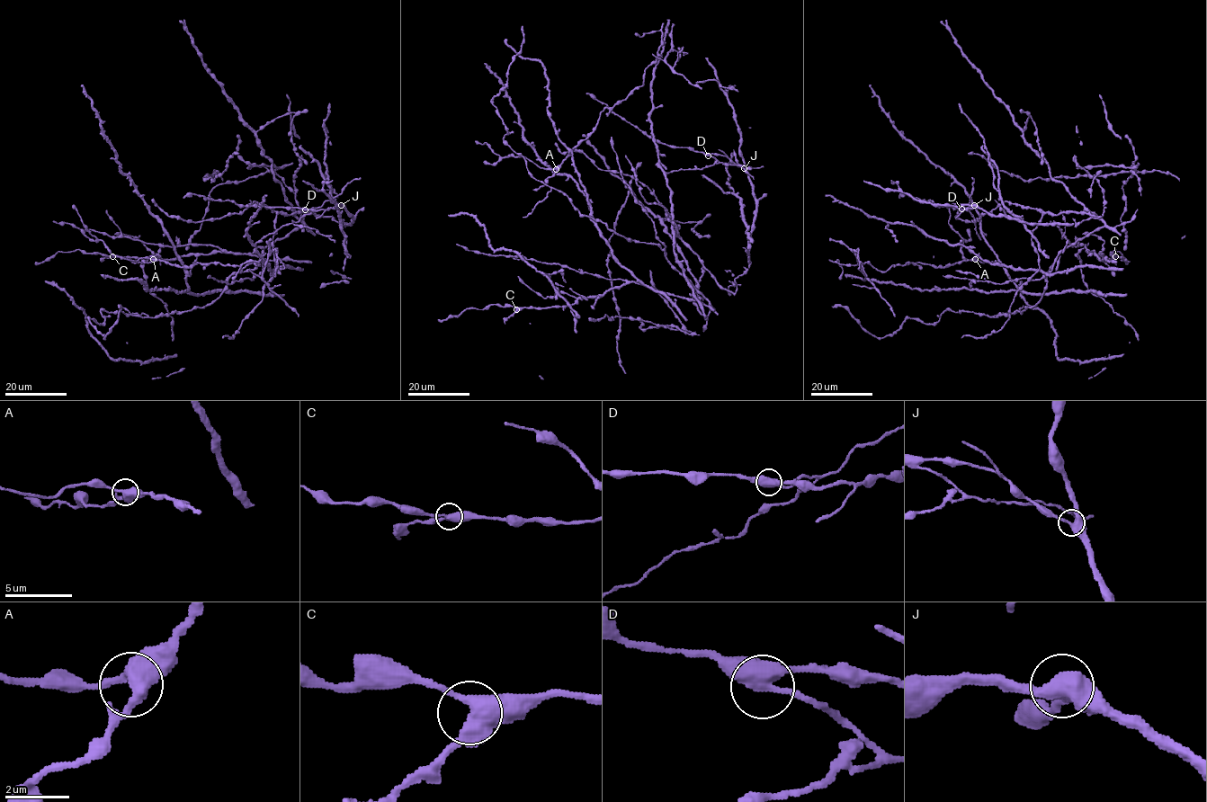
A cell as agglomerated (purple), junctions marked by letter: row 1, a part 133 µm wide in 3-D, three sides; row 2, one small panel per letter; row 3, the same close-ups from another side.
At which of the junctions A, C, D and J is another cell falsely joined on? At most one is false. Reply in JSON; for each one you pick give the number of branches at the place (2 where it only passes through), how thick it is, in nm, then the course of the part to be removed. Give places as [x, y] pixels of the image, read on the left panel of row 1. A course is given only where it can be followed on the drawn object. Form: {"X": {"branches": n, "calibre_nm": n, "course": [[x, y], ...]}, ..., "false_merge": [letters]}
{"D": {"branches": 3, "calibre_nm": 420, "course": [[305, 209], [314, 208], [298, 221], [282, 225], [260, 240]]}, "false_merge": ["D"]}

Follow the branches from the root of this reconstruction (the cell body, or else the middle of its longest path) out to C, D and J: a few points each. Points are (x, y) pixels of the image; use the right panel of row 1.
C: (1085, 265), (1110, 267), (1105, 259), (1101, 260), (1089, 252), (1109, 260), (1115, 256)
D: (1085, 265), (1036, 271), (1032, 232), (1046, 213), (1099, 217), (1036, 224), (961, 209)
J: (1085, 265), (1036, 271), (1032, 232), (1046, 213), (1099, 217), (1077, 225), (1036, 224), (990, 216), (974, 205)

